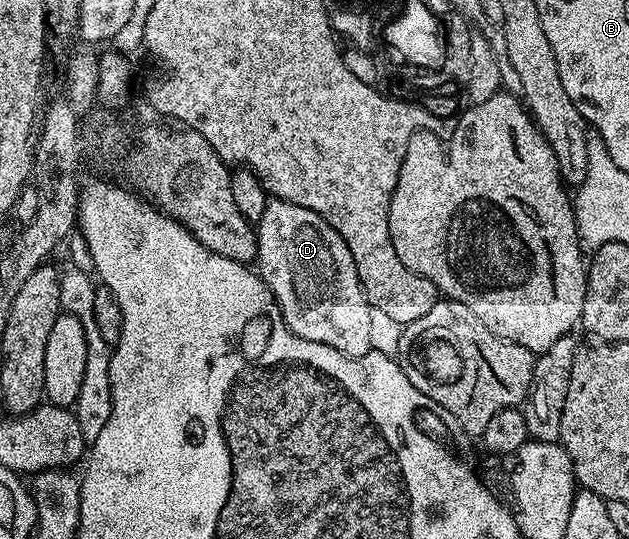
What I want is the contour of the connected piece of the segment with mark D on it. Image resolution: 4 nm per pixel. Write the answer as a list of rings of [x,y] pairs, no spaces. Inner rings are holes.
[[[271,199],[256,222],[256,271],[278,303],[280,314],[300,338],[332,346],[346,356],[371,352],[370,303],[360,286],[352,250],[318,212],[287,200]]]

